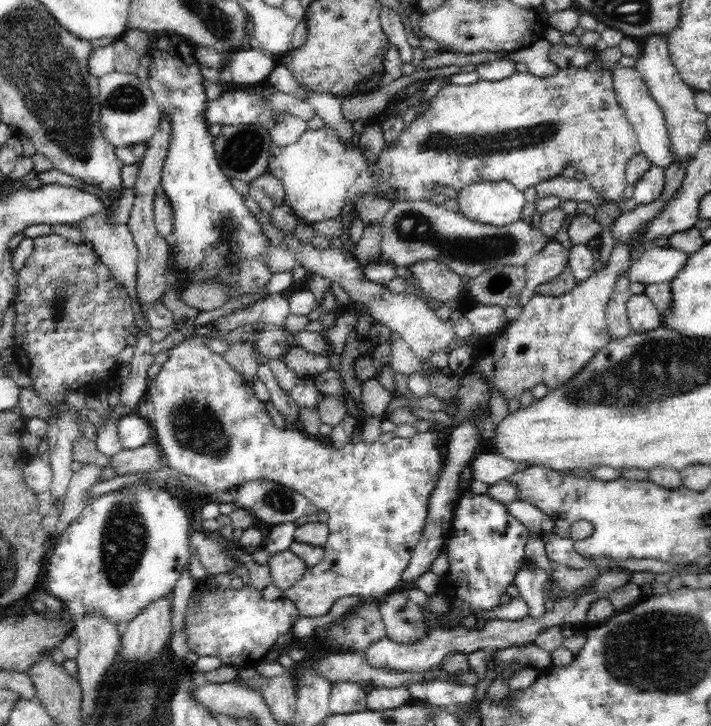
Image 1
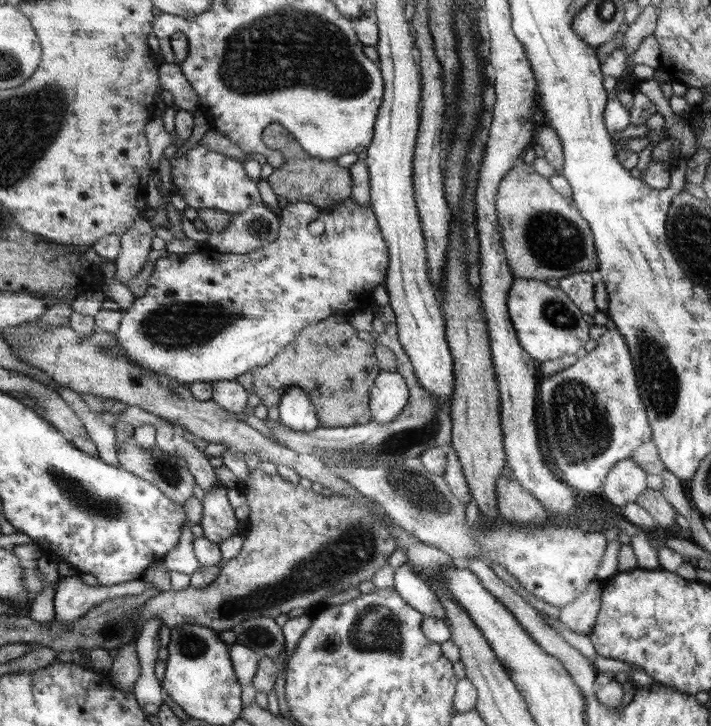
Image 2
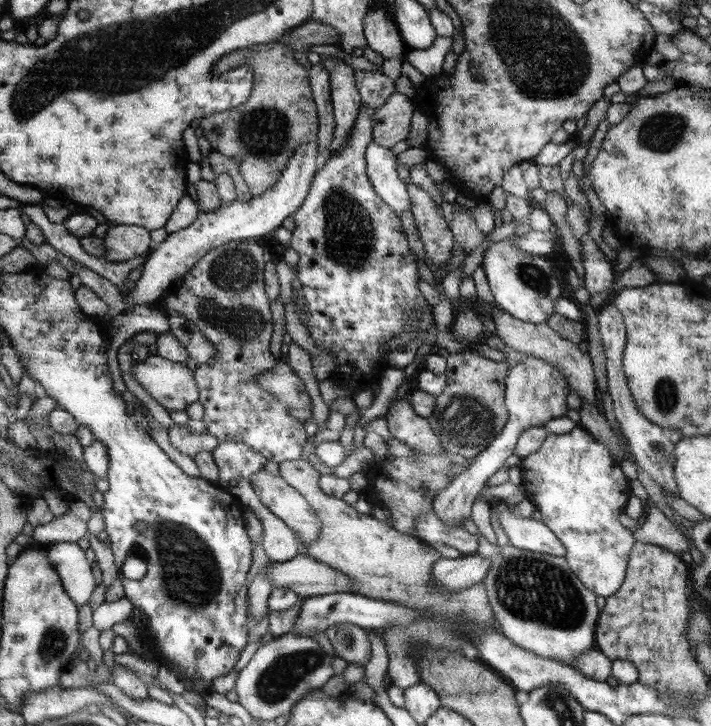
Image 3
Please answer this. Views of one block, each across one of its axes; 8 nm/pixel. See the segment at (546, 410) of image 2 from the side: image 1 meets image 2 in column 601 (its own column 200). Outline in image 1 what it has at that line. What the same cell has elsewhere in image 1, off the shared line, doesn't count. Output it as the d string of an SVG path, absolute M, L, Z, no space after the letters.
M194 334L186 337L185 341L170 348L168 350L168 360L161 366L159 373L154 379L149 381L146 397L151 401L155 410L153 424L156 427L157 443L162 448L163 458L166 458L165 465L167 468L177 473L181 479L195 482L197 486L200 486L201 491L213 497L217 493L224 492L225 490L237 490L238 486L242 486L246 482L258 480L278 482L303 494L312 504L316 505L318 512L324 510L328 514L329 519L327 520L327 525L329 526L329 535L326 544L323 546L324 558L316 566L306 568L304 574L302 574L302 578L298 582L294 583L291 588L282 591L284 598L288 598L291 602L295 603L301 616L314 617L326 615L330 610L330 606L333 606L334 602L345 596L373 597L374 600L380 600L386 597L395 588L399 587L399 578L402 576L402 571L406 568L407 562L411 559L411 554L422 536L426 516L428 516L430 494L432 494L432 490L437 486L438 478L440 478L442 472L443 452L440 452L440 449L443 446L441 434L433 429L430 432L422 431L422 434L416 434L412 438L398 438L396 435L390 441L384 442L384 444L380 444L380 442L366 444L366 442L360 440L356 444L349 442L343 447L334 448L328 442L324 442L324 440L316 440L316 438L304 436L304 432L298 428L278 430L276 424L274 424L274 420L272 420L272 416L270 416L270 412L266 410L266 403L256 398L255 392L252 389L252 382L248 381L243 374L234 370L223 359L223 355L212 352L212 349L207 345L210 339L212 338Z

